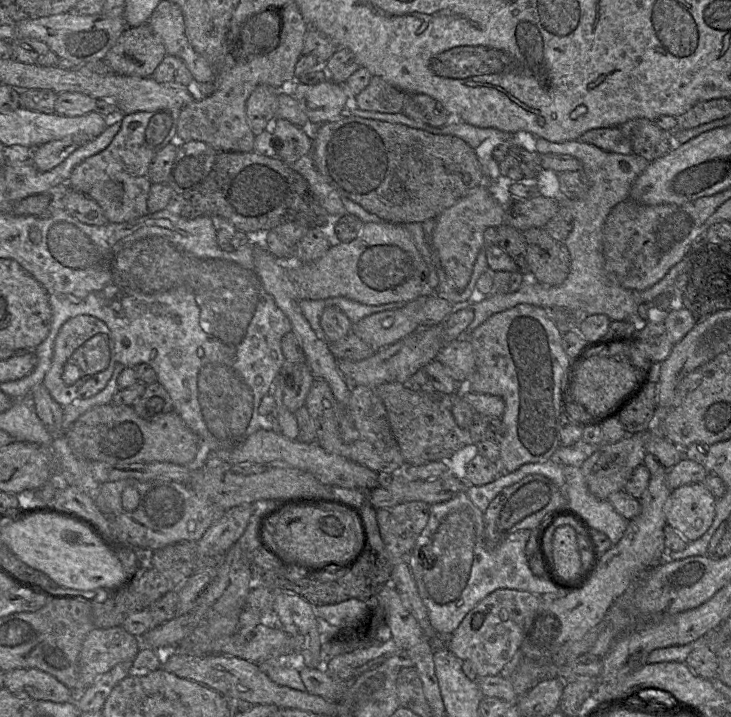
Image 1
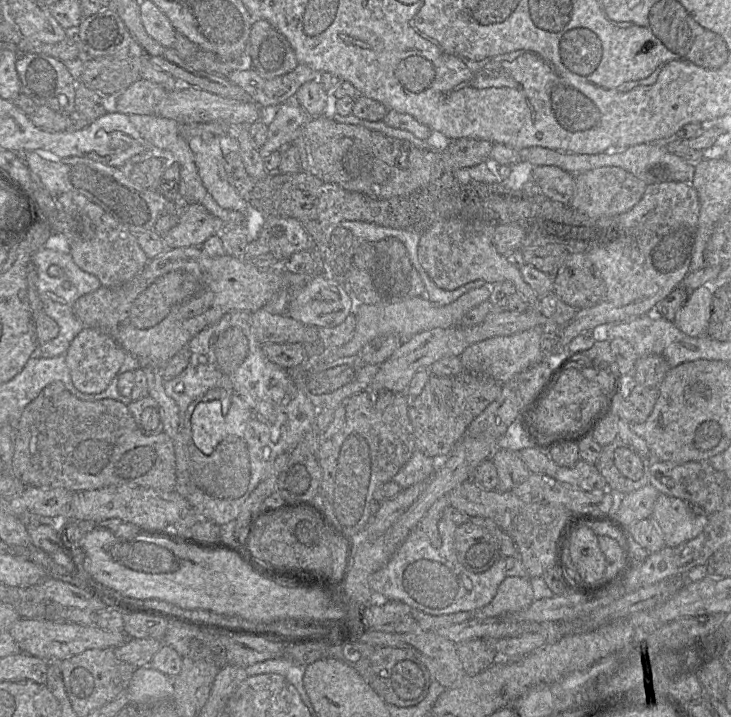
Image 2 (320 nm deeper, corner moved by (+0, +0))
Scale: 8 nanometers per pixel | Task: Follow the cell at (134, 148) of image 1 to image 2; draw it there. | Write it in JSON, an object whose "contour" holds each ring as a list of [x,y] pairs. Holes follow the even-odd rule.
{"contour":[[[299,63],[293,71],[273,79],[261,77],[251,67],[235,70],[227,78],[244,89],[261,108],[277,108],[294,97],[304,83],[316,80],[318,74]]]}

